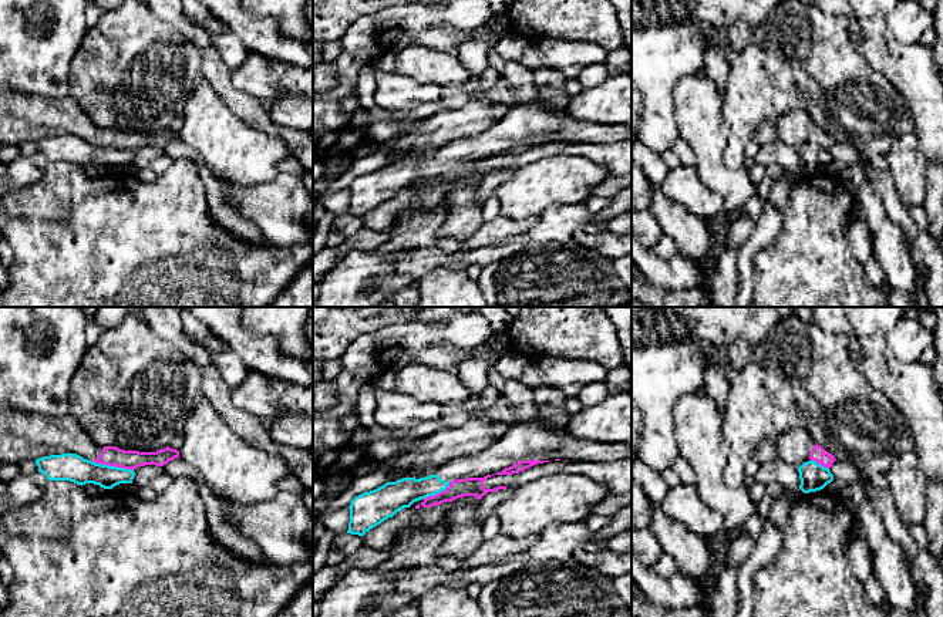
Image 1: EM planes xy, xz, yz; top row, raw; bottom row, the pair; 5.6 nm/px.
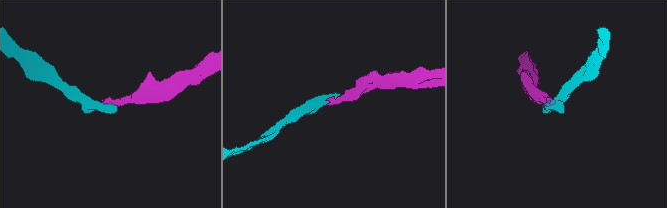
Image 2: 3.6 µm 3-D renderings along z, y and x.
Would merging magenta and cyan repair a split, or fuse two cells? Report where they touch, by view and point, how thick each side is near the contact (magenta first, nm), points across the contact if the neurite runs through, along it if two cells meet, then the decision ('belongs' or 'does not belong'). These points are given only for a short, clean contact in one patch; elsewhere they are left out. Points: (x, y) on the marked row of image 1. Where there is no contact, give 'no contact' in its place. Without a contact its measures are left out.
xy (113, 465) | 110/160 nm | along xy (91, 461), (132, 471) | does not belong

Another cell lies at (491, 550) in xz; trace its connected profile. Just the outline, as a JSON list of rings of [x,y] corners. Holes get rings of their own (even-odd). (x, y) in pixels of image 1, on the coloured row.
[[[499,533],[492,539],[484,540],[481,546],[464,560],[462,569],[495,563],[504,557],[513,556],[533,547],[538,540],[539,535],[529,536],[525,540],[518,540],[508,535]]]

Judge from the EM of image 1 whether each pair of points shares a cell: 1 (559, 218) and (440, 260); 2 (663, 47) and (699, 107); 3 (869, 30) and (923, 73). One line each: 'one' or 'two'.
1: one
2: two
3: one

